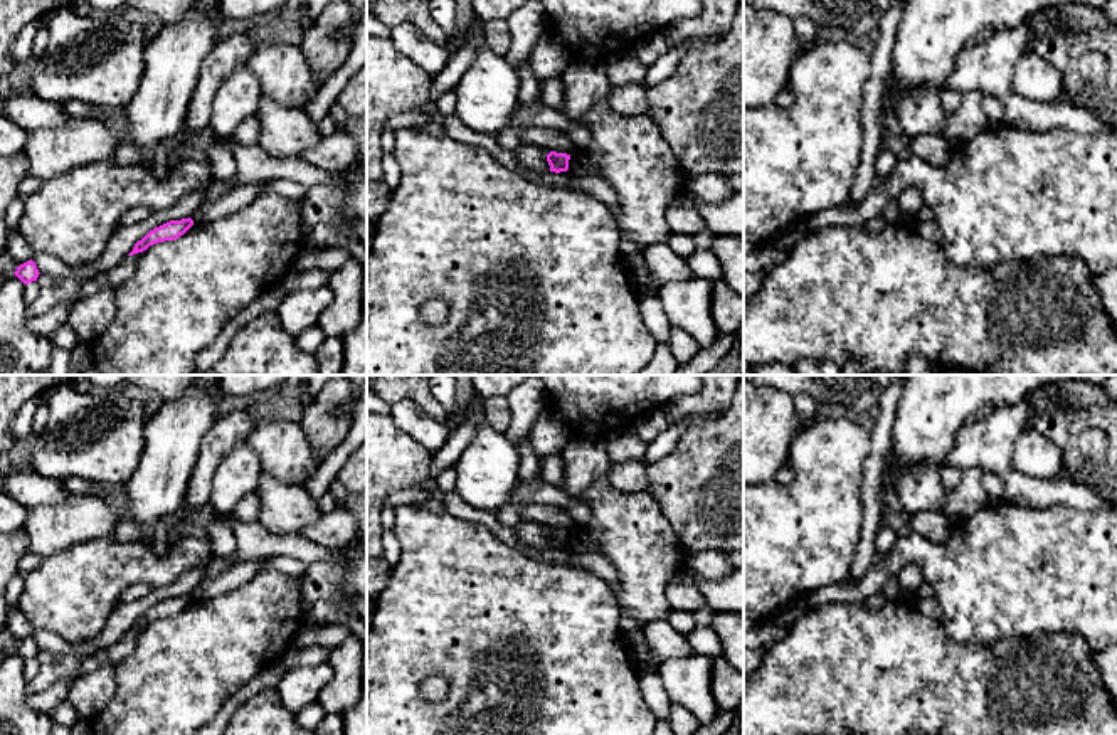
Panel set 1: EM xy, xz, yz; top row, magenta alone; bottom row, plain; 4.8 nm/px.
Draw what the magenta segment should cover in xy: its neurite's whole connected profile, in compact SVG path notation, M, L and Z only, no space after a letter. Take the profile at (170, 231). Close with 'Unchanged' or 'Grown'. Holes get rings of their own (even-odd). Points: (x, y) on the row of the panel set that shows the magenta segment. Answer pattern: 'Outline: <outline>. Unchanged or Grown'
Outline: M188 217L182 220L170 220L160 227L155 227L141 241L135 244L133 251L128 256L143 252L150 246L158 244L158 242L175 241L180 235L183 235L192 225L193 225L193 220Z. Unchanged

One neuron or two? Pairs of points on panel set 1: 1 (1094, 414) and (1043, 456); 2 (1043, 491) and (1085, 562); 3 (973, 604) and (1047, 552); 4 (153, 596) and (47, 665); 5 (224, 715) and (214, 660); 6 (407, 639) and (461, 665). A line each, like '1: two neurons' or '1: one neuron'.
1: two neurons
2: two neurons
3: one neuron
4: two neurons
5: two neurons
6: one neuron

